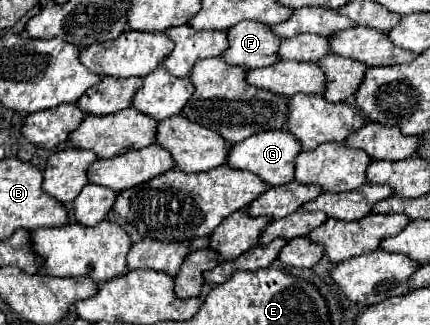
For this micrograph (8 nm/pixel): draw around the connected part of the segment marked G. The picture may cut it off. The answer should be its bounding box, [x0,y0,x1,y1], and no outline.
[229,130,303,186]

